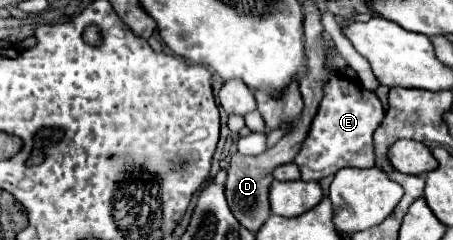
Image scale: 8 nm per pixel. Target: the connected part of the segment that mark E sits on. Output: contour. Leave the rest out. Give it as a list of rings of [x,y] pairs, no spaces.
[[[329,72],[329,80],[323,86],[323,98],[317,114],[313,116],[309,134],[305,136],[295,164],[301,170],[303,180],[323,180],[345,166],[373,168],[375,146],[373,132],[383,122],[385,110],[375,92],[365,90],[357,80],[343,76],[341,72]]]

